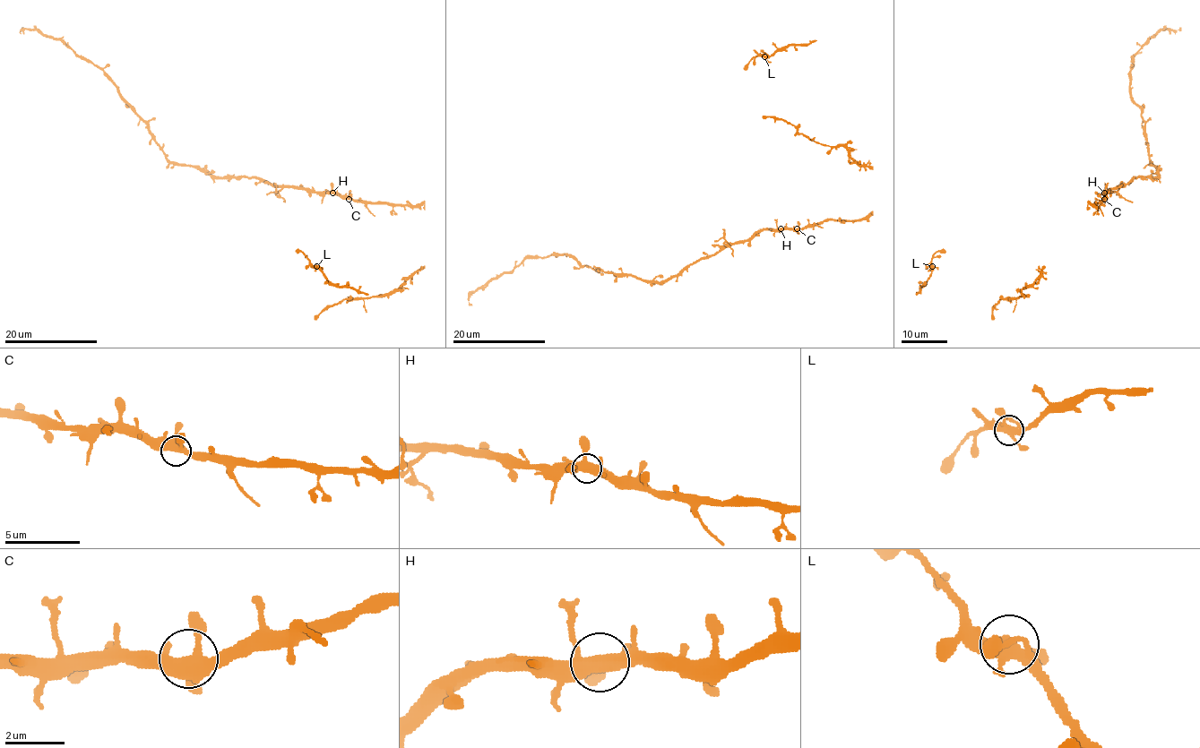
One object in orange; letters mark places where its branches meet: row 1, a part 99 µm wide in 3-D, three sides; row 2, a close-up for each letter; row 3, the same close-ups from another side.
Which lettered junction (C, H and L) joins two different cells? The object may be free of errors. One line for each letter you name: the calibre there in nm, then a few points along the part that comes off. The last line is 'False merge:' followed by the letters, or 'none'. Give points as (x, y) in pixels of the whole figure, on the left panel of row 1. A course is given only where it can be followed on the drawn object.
False merge: none

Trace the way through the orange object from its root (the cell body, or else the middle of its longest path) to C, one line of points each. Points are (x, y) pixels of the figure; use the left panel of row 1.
C: (337, 192), (349, 199)

